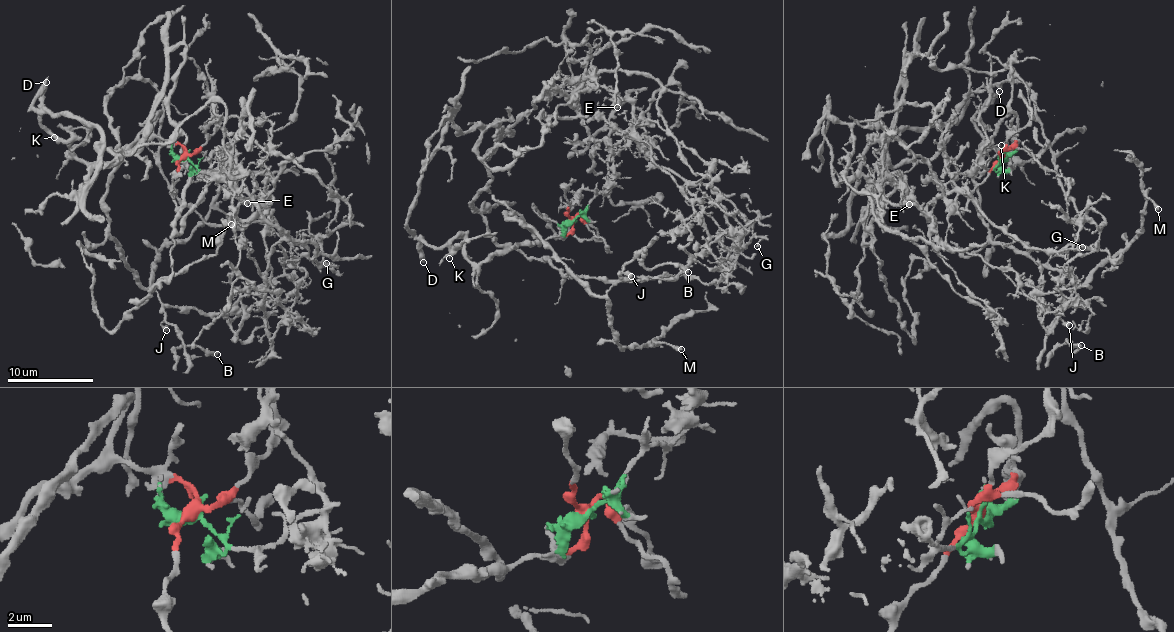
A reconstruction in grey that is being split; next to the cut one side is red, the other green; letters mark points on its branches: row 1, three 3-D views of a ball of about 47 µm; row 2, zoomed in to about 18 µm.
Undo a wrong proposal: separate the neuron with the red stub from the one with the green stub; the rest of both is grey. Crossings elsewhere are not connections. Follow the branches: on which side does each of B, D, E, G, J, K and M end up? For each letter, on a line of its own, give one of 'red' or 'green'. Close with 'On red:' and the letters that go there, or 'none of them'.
B: red
D: red
E: green
G: green
J: red
K: red
M: red
On red: B, D, J, K, M

